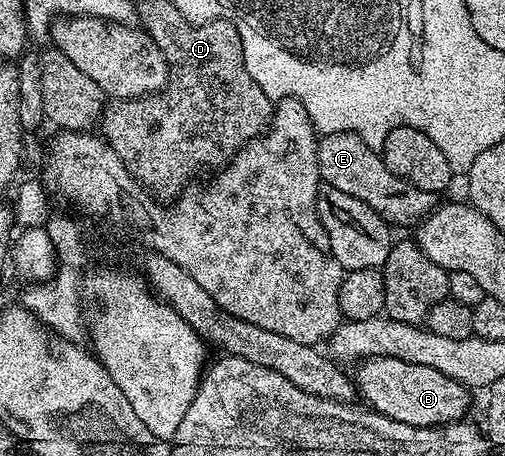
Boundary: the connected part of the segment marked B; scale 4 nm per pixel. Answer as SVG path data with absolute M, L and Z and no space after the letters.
M374 356L370 360L363 360L357 365L358 376L356 375L356 392L359 397L363 396L365 403L369 405L373 411L378 412L381 416L392 418L396 422L404 422L408 426L416 426L417 428L436 428L444 424L452 424L463 419L462 416L470 408L471 389L464 387L460 382L453 380L448 374L442 374L440 370L432 370L432 366L416 366L416 362L404 362L400 358L388 358L387 356Z

